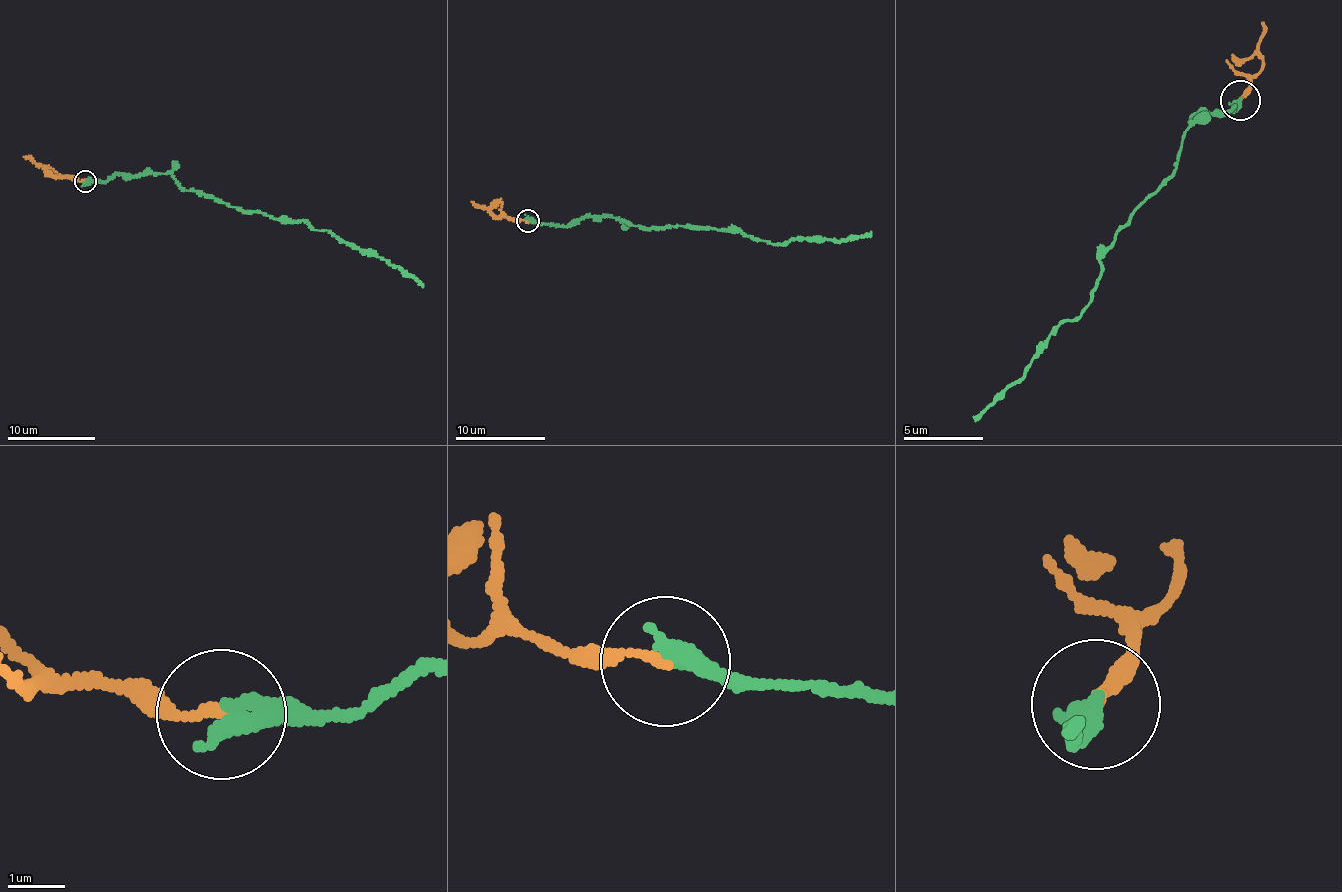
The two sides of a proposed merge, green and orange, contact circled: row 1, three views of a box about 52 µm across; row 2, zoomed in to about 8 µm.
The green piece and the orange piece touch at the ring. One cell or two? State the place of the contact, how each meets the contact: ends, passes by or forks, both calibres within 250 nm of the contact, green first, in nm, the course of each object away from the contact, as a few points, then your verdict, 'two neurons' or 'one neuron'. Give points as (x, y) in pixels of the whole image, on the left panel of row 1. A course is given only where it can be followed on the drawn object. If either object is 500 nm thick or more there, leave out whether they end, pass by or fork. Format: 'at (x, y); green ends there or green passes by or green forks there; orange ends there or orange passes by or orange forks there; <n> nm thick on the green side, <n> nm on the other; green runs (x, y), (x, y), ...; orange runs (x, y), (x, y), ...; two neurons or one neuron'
at (85, 181); green ends there; orange ends there; 400 nm thick on the green side, 180 nm on the other; green runs (86, 182), (170, 173), (186, 190), (212, 195), (243, 211), (331, 231), (349, 245), (376, 251), (422, 286); orange runs (86, 182), (52, 173), (23, 156); two neurons

